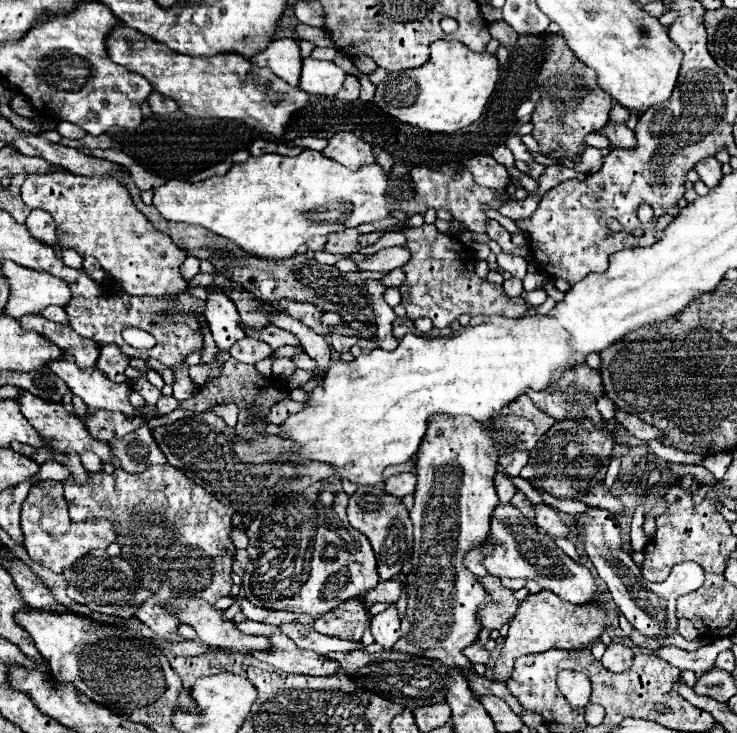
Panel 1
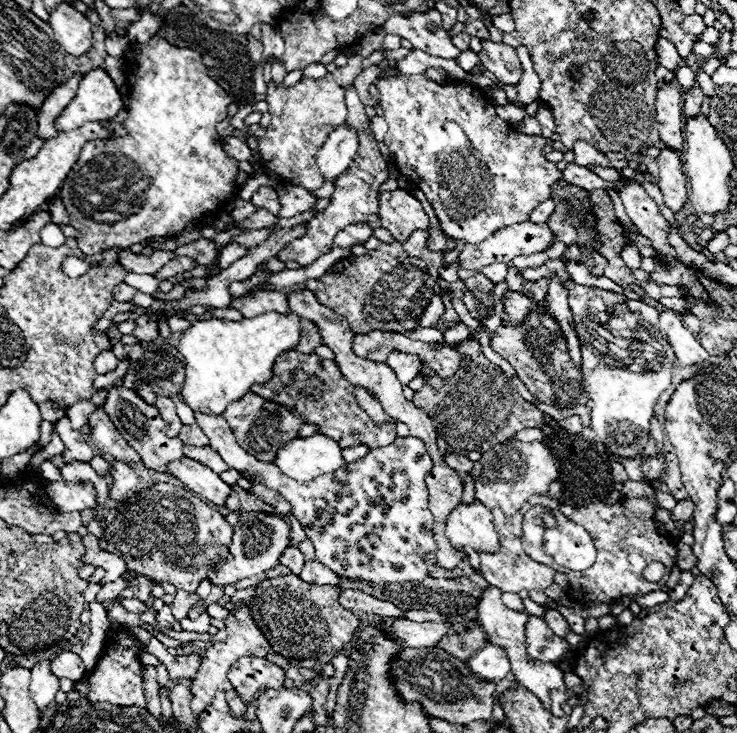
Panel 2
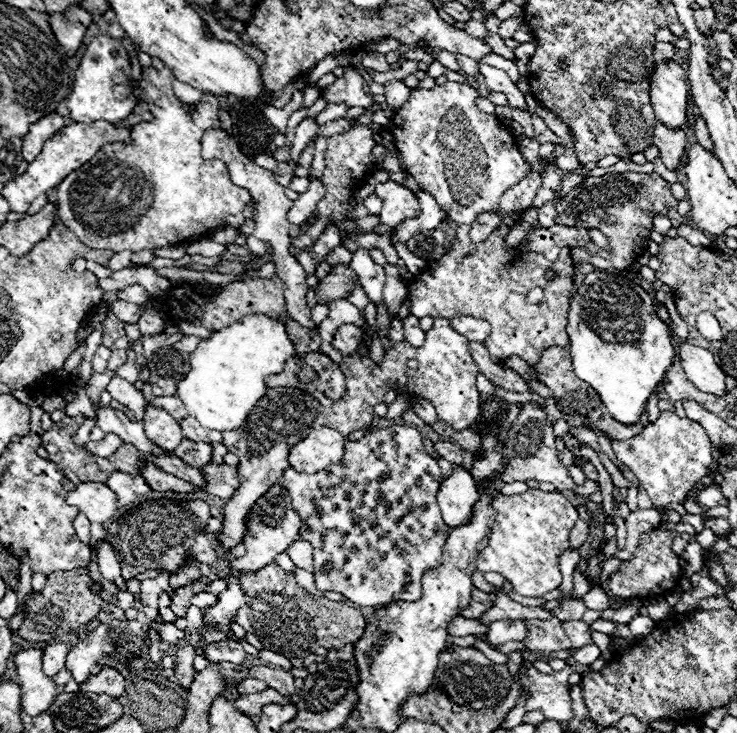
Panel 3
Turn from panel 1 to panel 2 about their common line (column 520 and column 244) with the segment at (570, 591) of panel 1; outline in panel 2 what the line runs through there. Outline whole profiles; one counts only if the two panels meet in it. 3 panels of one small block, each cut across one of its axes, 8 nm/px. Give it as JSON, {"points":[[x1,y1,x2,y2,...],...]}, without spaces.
{"points":[[262,512,240,514,240,522,234,526,234,538,230,544,228,560,216,570,208,570,208,580,212,582,212,586,226,586,256,576,260,572,266,572,278,564,278,558,288,548,288,544,290,544,290,524,286,520]]}

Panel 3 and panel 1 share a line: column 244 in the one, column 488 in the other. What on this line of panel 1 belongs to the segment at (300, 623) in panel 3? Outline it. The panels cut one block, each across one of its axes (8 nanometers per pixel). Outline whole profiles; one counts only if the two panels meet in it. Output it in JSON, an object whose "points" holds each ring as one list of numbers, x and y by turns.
{"points":[[486,574,478,576,478,582,490,596,490,606,482,606,480,612,480,626,482,630,500,630,504,624,510,624,520,602,514,598,514,590,500,584,498,578]]}

